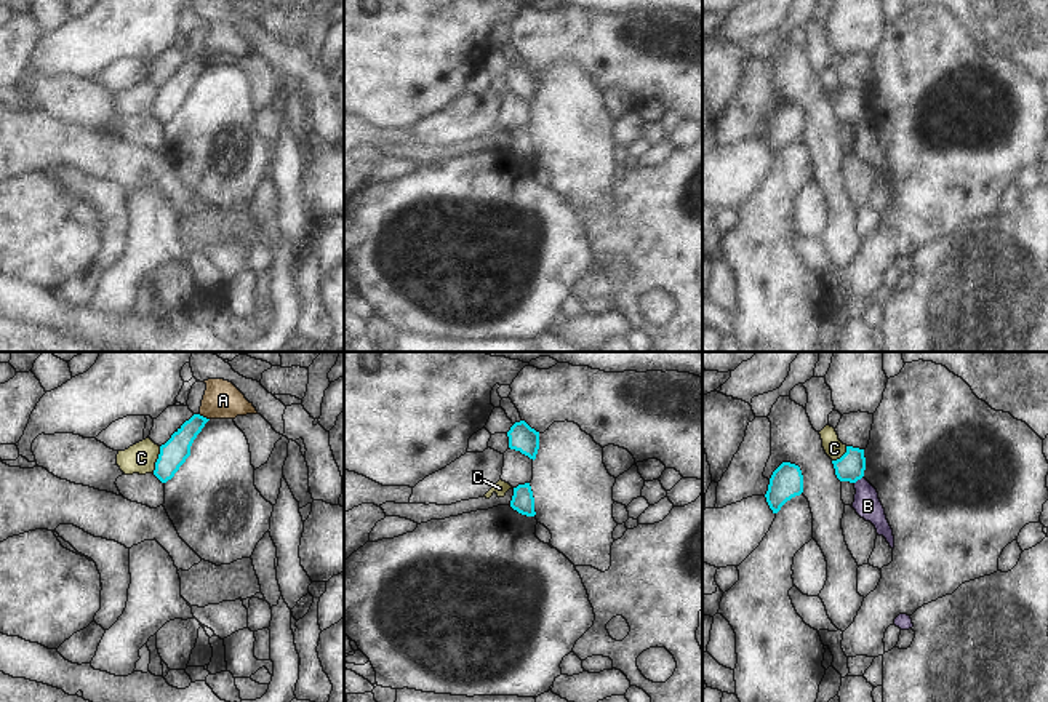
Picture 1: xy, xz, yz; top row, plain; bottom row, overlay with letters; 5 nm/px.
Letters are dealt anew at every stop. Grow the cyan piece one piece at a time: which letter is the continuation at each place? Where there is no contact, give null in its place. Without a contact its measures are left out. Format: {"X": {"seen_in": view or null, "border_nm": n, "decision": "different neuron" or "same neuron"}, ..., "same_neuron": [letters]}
{"A": {"seen_in": "xy", "border_nm": 60, "decision": "different neuron"}, "B": {"seen_in": "yz", "border_nm": 50, "decision": "different neuron"}, "C": {"seen_in": "xy", "border_nm": 140, "decision": "different neuron"}, "same_neuron": []}

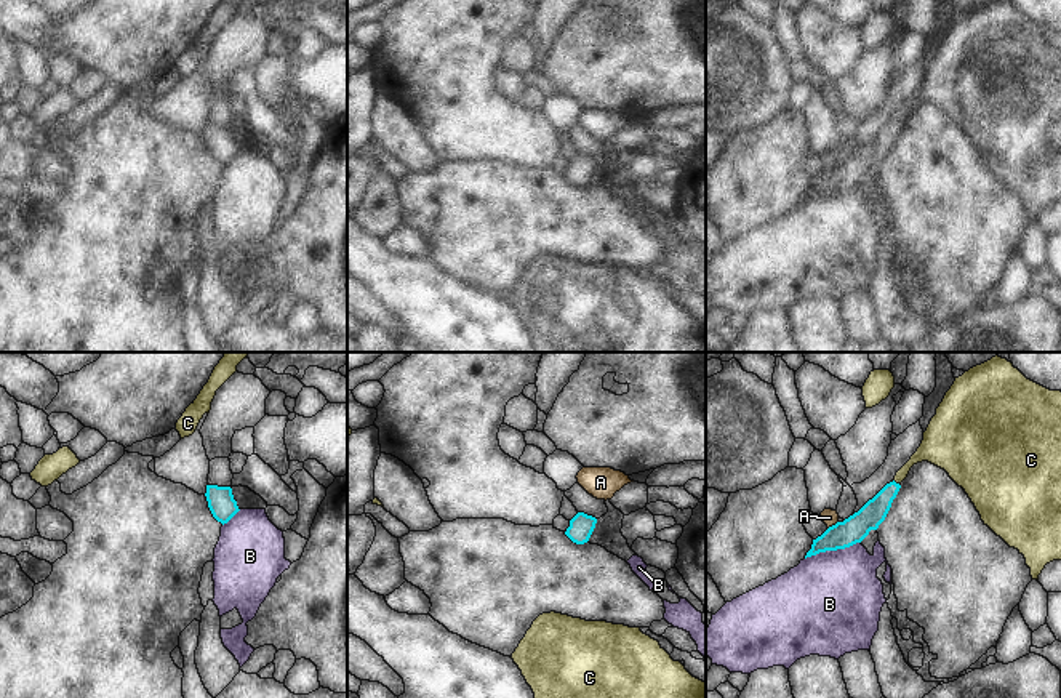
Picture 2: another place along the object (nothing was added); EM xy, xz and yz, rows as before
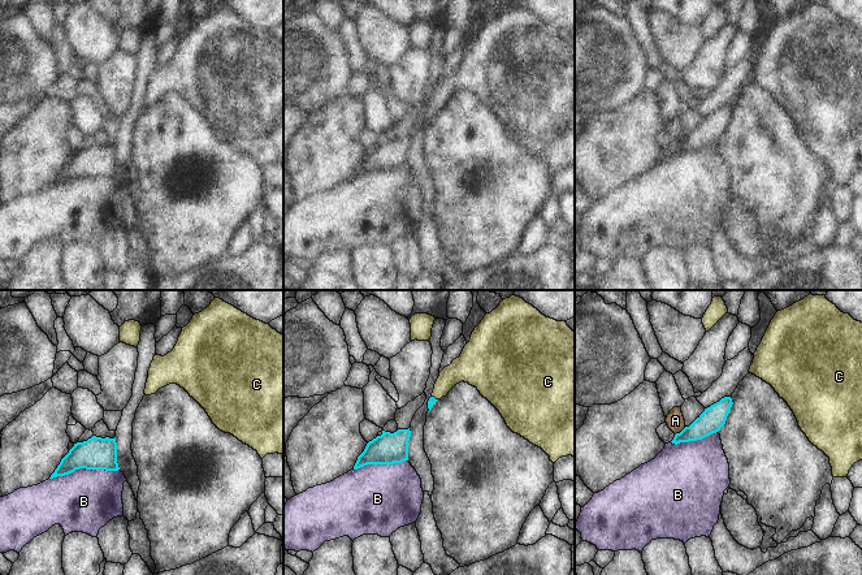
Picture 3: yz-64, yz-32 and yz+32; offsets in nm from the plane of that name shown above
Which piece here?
{"A": {"seen_in": "yz", "border_nm": 70, "decision": "different neuron"}, "B": {"seen_in": "yz", "border_nm": 300, "decision": "different neuron"}, "C": {"seen_in": "yz", "border_nm": 40, "decision": "same neuron"}, "same_neuron": ["C"]}

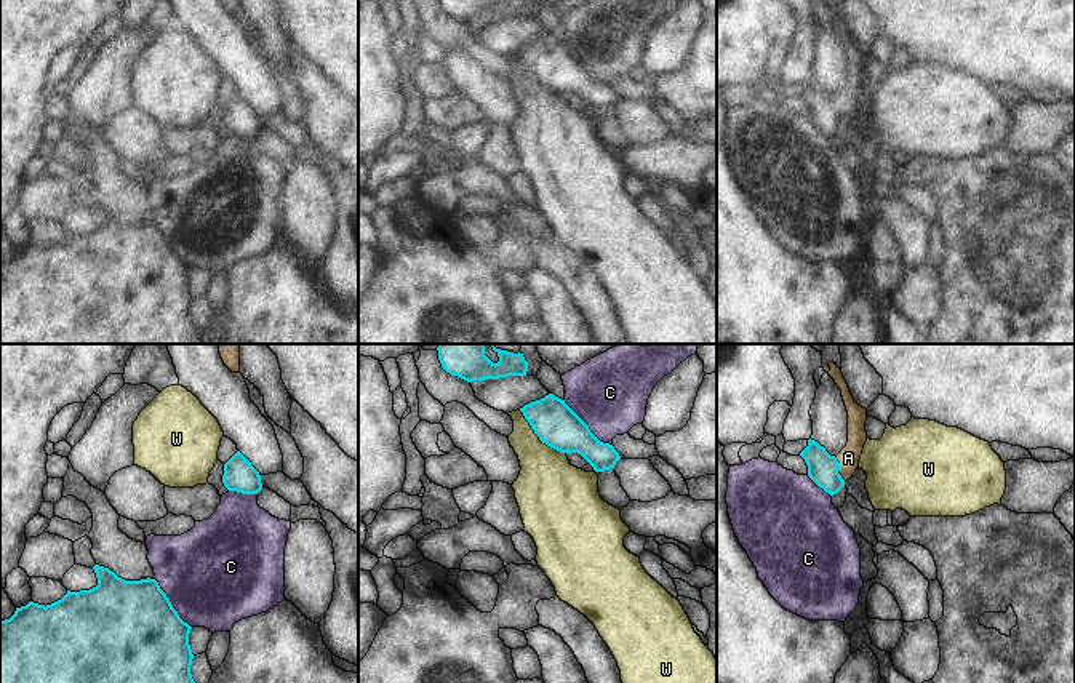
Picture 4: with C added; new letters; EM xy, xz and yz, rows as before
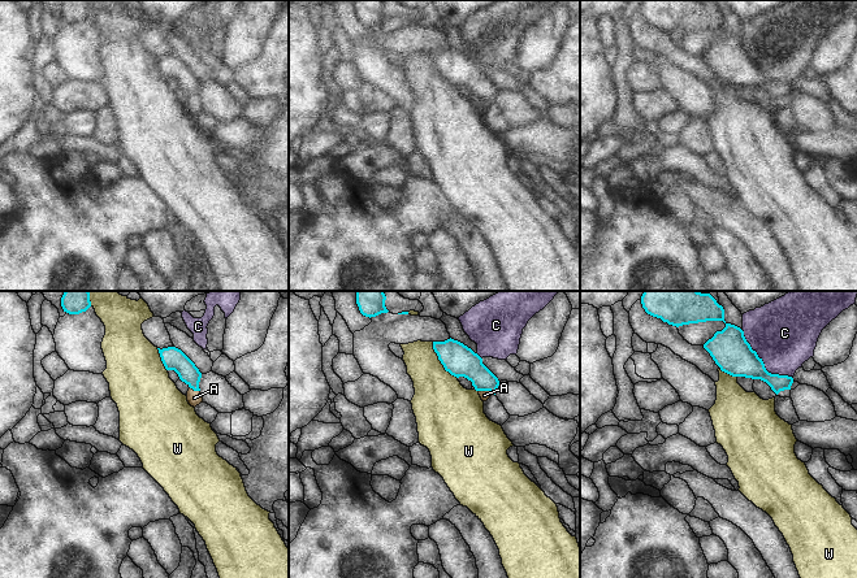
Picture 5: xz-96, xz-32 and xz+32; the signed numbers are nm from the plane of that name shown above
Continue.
{"A": {"seen_in": "yz", "border_nm": 140, "decision": "same neuron"}, "C": {"seen_in": "xz", "border_nm": 340, "decision": "different neuron"}, "W": {"seen_in": "xz", "border_nm": 340, "decision": "different neuron"}, "same_neuron": ["A"]}

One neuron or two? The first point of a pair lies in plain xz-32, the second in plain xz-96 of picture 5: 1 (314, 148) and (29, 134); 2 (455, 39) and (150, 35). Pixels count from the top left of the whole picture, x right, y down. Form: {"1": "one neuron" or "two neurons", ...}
{"1": "one neuron", "2": "two neurons"}

